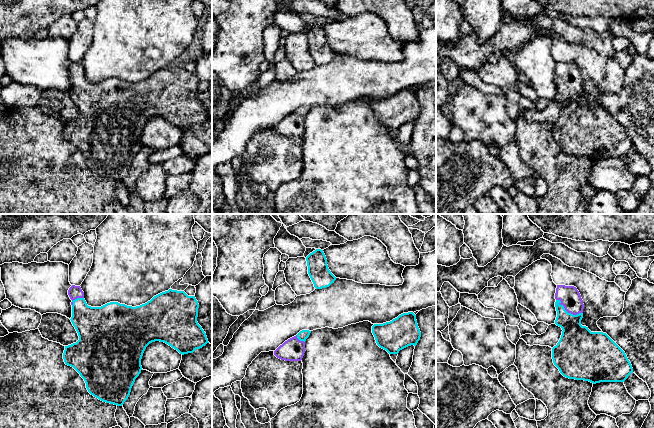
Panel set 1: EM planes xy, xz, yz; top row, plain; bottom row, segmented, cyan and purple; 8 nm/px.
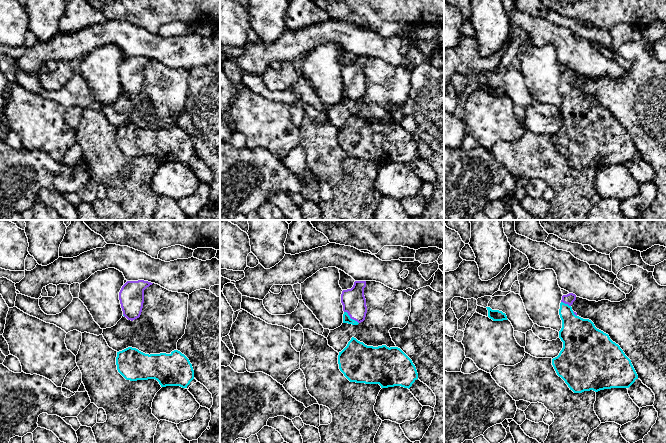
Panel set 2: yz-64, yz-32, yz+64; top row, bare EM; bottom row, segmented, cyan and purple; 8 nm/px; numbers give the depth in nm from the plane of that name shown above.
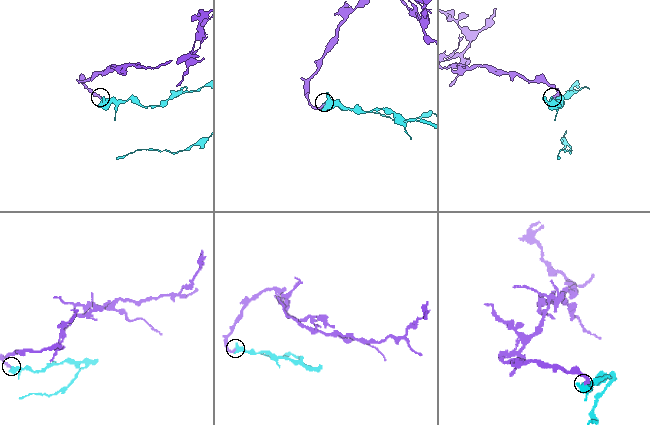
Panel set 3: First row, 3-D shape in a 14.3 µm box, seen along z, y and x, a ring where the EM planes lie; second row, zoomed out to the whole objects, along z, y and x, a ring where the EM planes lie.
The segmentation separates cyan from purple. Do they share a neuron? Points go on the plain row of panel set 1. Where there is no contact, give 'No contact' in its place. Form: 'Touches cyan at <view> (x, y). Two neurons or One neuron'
Touches cyan at yz (567, 88). One neuron

